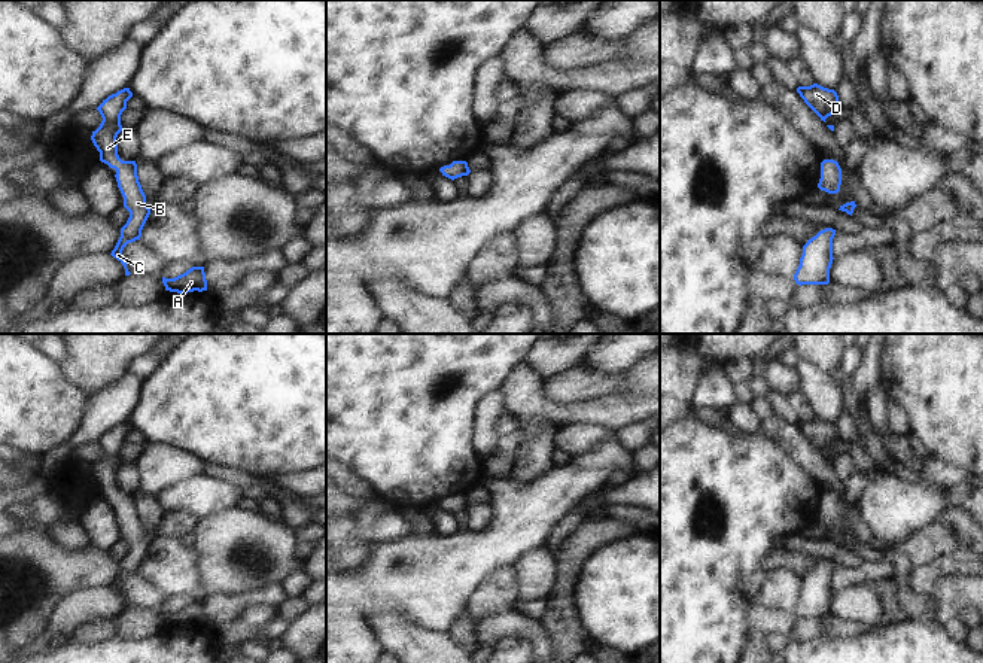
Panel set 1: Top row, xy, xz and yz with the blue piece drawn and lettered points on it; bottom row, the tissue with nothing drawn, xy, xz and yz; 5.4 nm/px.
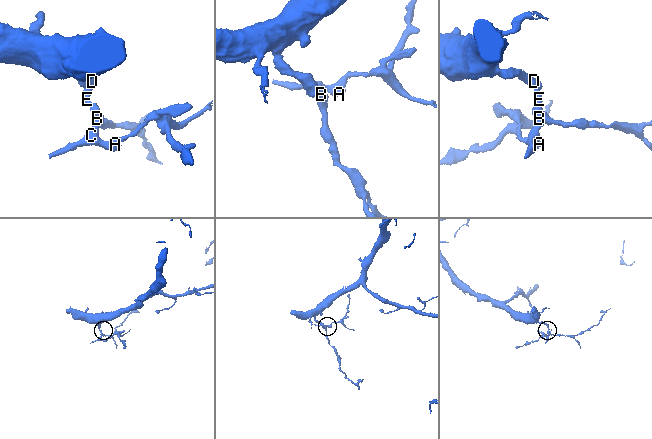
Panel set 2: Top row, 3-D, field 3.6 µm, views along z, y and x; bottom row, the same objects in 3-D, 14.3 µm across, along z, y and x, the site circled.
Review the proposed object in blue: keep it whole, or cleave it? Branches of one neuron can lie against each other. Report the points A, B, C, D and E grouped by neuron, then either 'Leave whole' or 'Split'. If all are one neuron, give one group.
Groups: A B C D E. Leave whole.

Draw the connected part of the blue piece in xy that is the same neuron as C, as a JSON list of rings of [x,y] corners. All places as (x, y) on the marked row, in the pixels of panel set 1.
[[[124,88],[103,100],[97,107],[103,121],[91,136],[94,146],[100,152],[100,161],[116,170],[115,177],[124,197],[124,207],[130,212],[127,223],[121,228],[121,237],[110,253],[124,265],[125,276],[131,273],[127,268],[122,250],[128,243],[140,240],[141,229],[150,215],[150,209],[146,206],[146,195],[139,182],[136,161],[122,161],[118,155],[116,137],[122,131],[121,115],[131,97],[130,88]]]

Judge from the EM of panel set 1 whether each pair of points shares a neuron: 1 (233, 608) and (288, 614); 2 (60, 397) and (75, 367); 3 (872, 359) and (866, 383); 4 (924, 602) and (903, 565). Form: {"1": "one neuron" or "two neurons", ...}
{"1": "two neurons", "2": "two neurons", "3": "one neuron", "4": "one neuron"}

